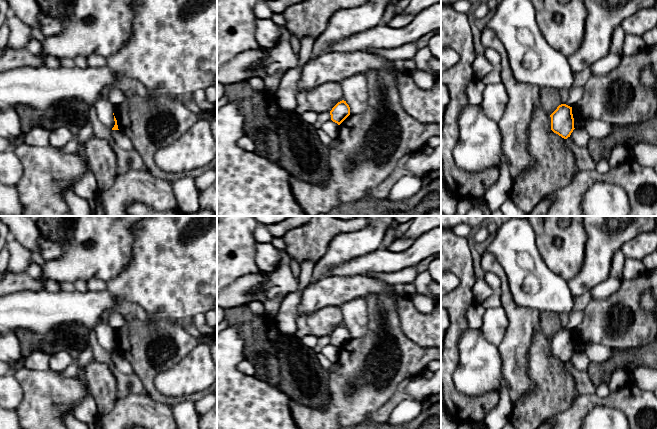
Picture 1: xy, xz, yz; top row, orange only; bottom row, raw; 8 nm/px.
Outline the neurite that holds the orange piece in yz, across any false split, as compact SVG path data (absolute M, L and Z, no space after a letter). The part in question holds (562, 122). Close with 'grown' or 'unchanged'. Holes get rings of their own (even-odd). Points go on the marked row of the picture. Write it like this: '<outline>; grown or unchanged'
M561 104L550 115L551 130L564 139L570 137L574 128L574 118L572 114L572 107Z; unchanged

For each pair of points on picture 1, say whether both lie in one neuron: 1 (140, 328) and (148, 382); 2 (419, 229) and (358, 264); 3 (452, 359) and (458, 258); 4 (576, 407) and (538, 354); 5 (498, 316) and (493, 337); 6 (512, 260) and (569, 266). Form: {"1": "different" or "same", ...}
{"1": "same", "2": "different", "3": "same", "4": "different", "5": "same", "6": "different"}

